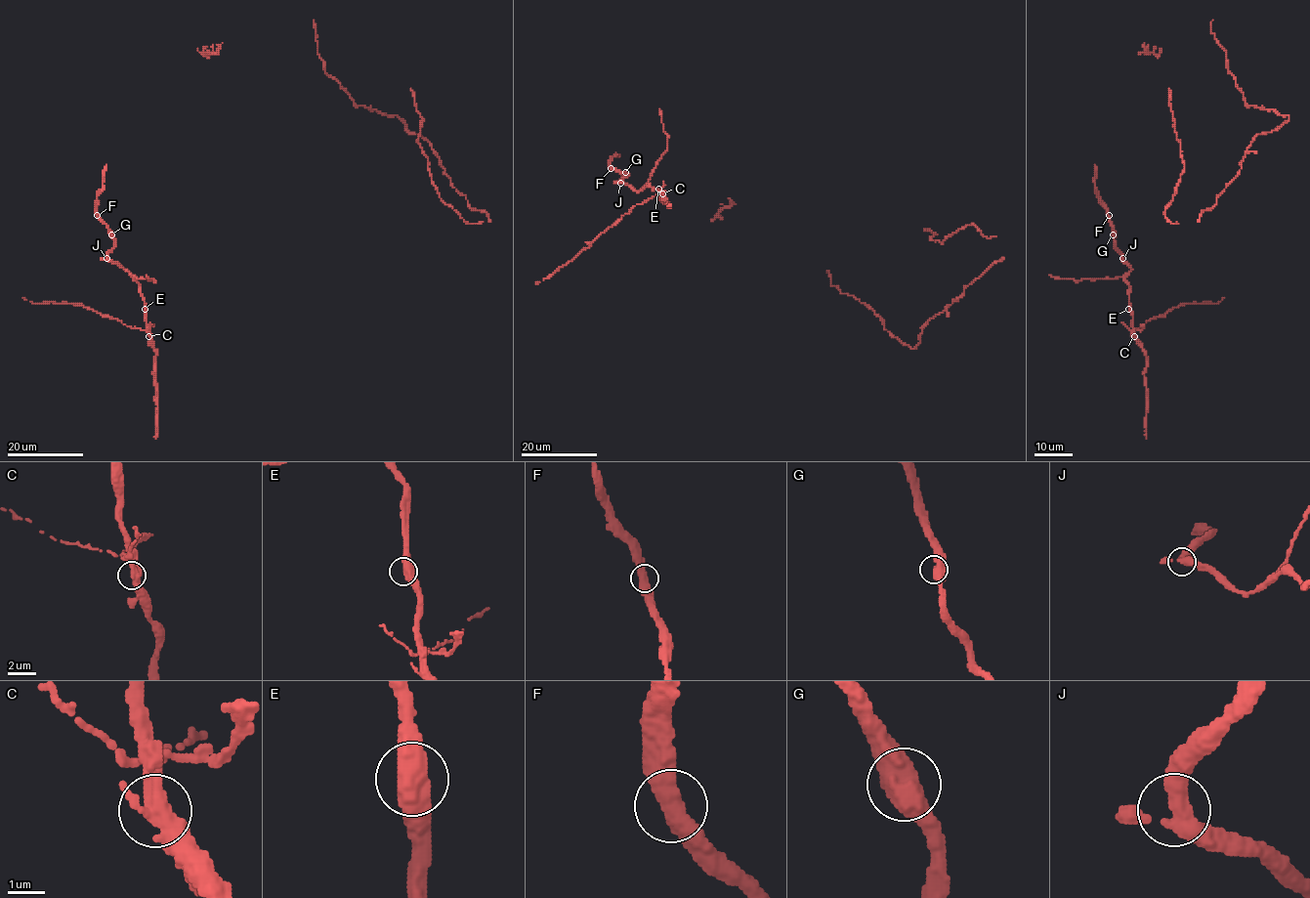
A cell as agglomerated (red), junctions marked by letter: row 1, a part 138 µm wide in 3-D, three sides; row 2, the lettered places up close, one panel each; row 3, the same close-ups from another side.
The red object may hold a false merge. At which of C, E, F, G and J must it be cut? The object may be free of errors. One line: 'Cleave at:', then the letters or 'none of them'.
Cleave at: C

